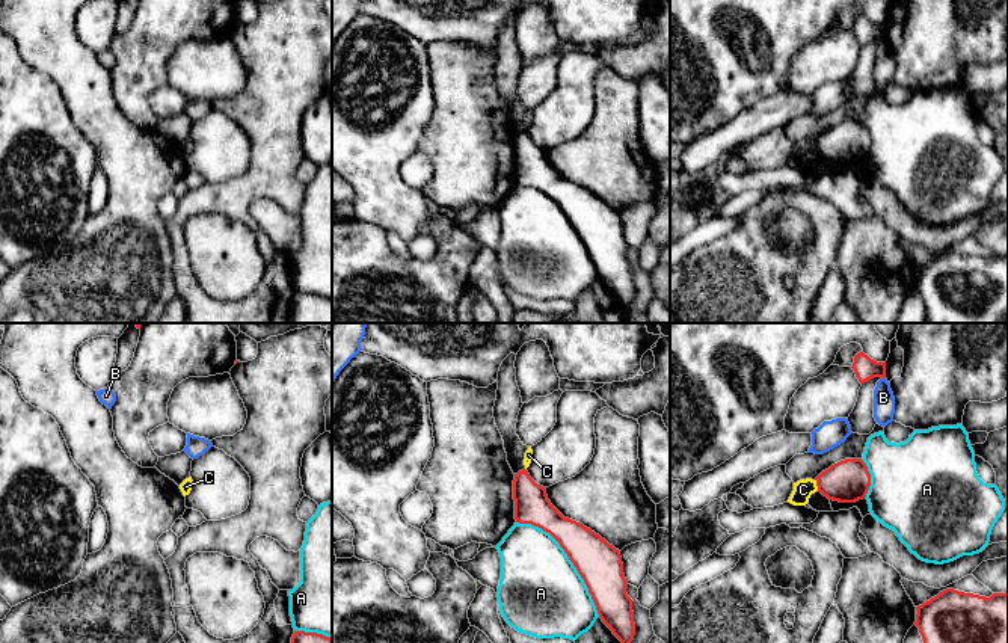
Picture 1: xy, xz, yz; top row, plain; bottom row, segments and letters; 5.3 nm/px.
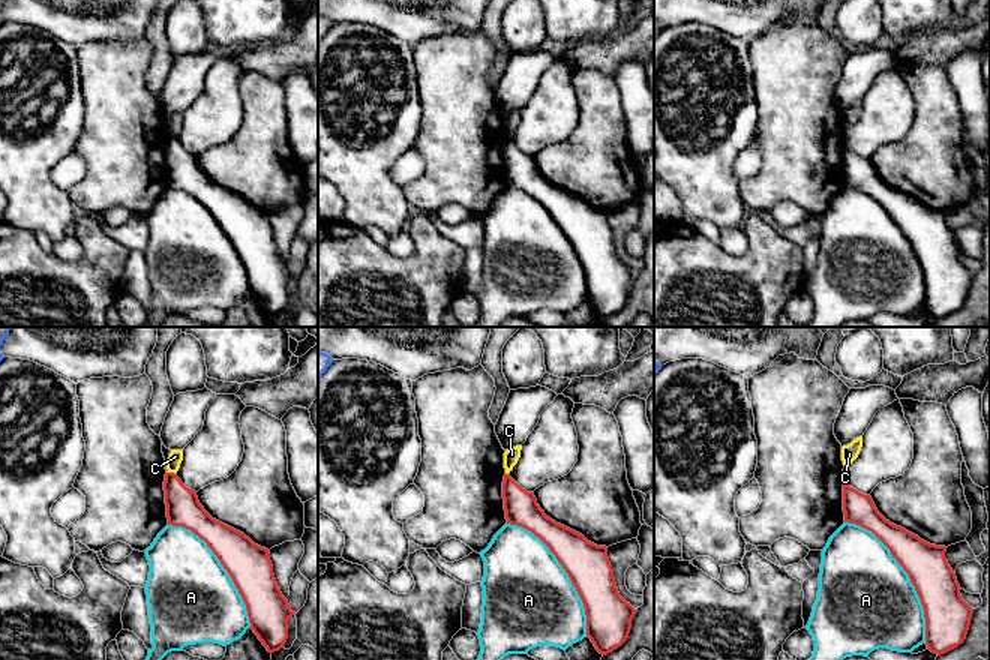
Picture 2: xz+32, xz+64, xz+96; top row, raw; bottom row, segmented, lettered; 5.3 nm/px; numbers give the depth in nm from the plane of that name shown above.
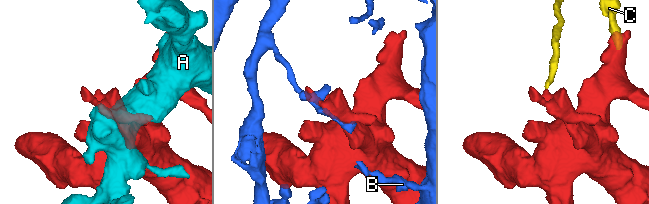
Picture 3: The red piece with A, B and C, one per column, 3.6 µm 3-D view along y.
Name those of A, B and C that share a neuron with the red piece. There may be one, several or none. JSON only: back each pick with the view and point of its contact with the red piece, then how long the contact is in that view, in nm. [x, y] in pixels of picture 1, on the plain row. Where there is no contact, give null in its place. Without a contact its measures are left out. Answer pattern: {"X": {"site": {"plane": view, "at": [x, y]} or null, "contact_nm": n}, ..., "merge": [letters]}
{"merge": []}

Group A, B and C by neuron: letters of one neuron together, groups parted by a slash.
A / B / C

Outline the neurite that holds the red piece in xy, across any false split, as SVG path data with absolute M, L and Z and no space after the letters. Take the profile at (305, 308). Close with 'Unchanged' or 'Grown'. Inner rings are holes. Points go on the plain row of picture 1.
M294 293L290 323L332 323L332 300L317 294Z. Unchanged

